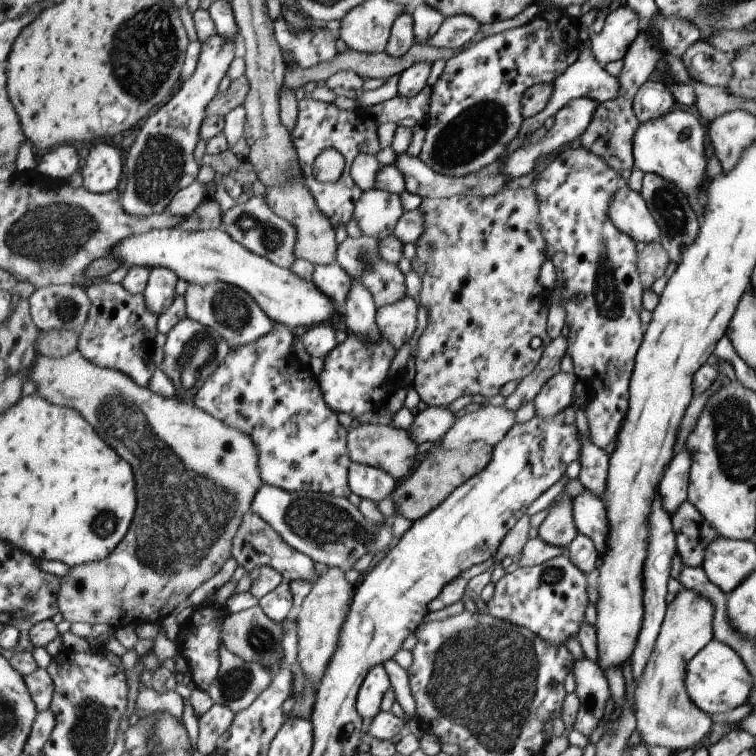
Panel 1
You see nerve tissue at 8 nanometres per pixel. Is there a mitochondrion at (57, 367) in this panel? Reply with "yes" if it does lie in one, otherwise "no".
no

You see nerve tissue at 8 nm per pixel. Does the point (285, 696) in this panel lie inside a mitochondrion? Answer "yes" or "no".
no

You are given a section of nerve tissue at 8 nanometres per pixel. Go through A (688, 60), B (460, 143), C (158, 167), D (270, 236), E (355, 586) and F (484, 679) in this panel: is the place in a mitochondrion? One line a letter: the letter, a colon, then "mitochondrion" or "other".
A: other
B: mitochondrion
C: mitochondrion
D: mitochondrion
E: other
F: mitochondrion

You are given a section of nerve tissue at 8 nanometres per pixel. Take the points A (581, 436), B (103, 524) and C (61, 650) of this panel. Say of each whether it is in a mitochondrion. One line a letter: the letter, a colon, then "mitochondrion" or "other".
A: other
B: mitochondrion
C: other

